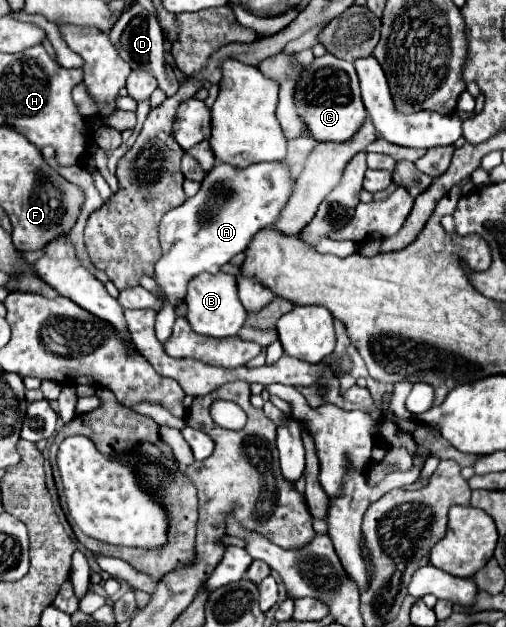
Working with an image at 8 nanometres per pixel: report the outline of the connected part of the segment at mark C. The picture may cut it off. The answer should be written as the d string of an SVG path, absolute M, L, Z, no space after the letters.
M327 53L323 57L317 57L303 73L297 83L295 91L297 111L307 123L307 131L311 137L319 141L347 141L361 129L367 117L367 109L361 101L359 93L359 79L355 73L353 63L337 59L335 55Z

